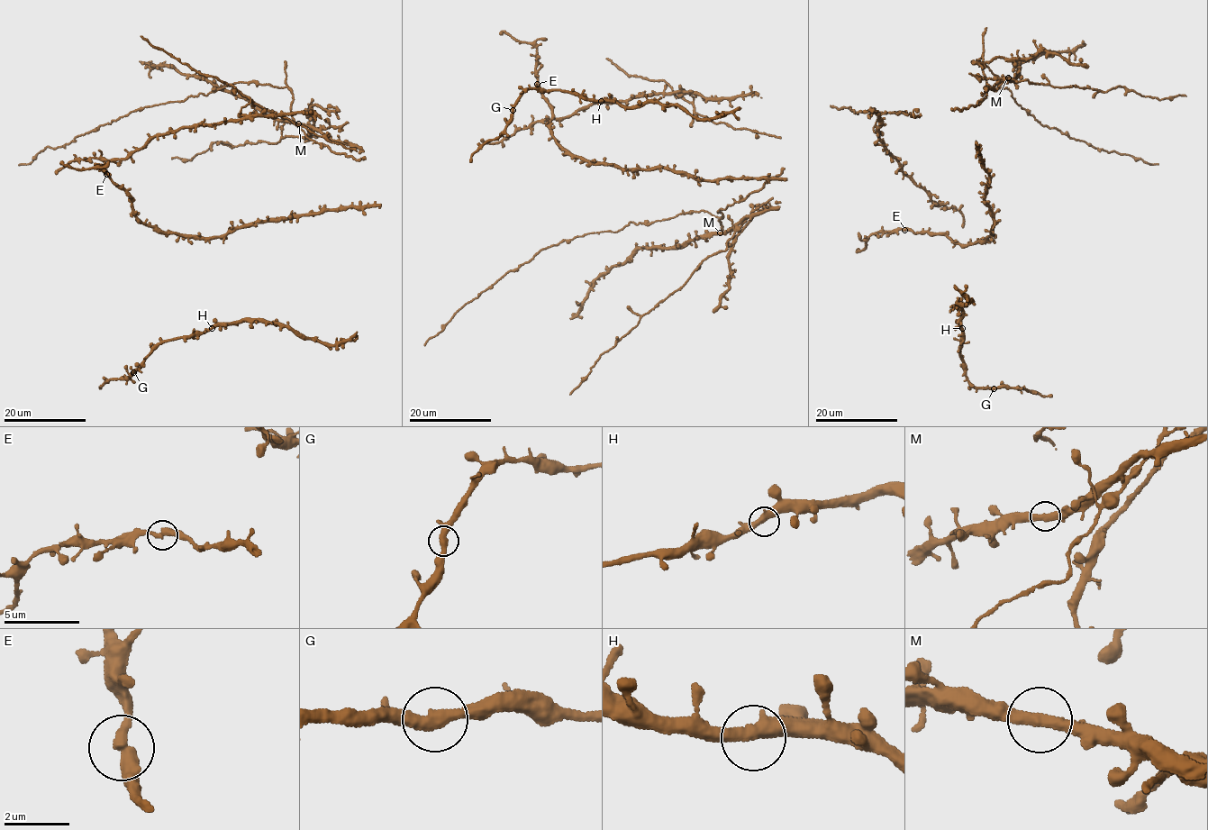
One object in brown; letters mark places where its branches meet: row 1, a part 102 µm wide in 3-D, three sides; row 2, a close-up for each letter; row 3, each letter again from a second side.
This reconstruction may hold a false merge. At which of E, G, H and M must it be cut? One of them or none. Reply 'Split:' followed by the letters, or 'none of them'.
Split: none of them

